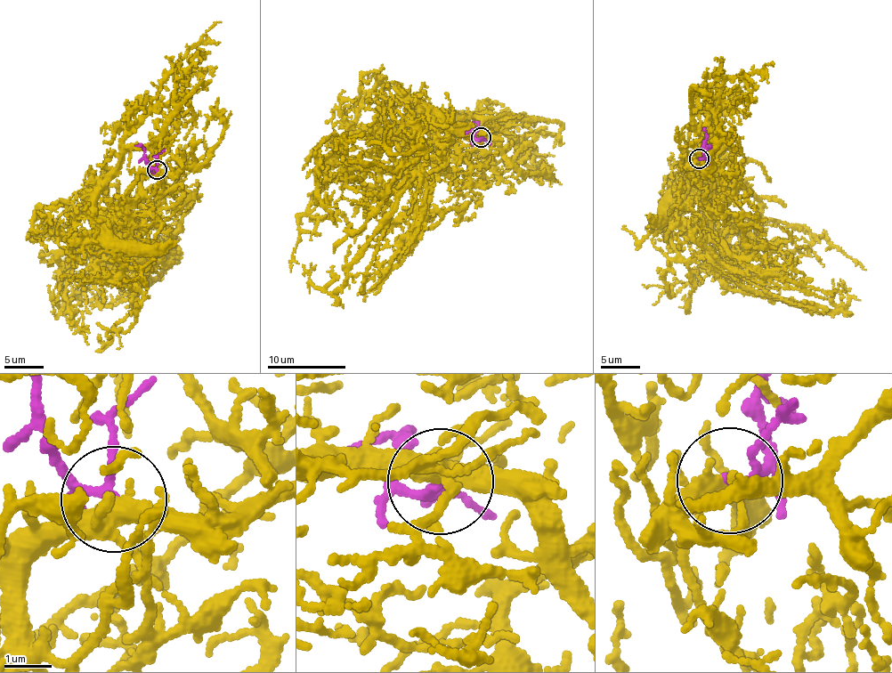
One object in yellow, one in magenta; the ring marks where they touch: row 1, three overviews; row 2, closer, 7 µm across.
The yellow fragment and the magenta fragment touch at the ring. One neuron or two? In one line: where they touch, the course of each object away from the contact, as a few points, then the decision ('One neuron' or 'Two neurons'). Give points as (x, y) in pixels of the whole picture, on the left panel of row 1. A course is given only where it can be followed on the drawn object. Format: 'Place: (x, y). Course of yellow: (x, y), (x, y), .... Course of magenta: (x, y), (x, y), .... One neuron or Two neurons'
Place: (157, 170). Course of yellow: (156, 169), (132, 186), (108, 228), (144, 275), (163, 277), (150, 281), (109, 255). Course of magenta: (156, 169), (151, 166), (144, 147), (135, 145). One neuron

